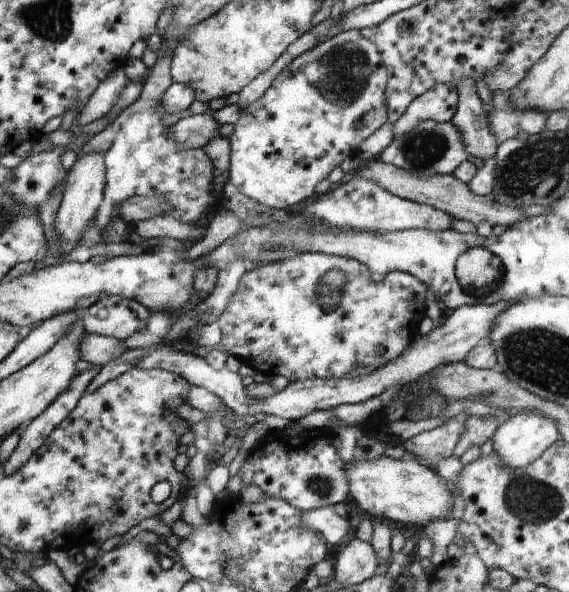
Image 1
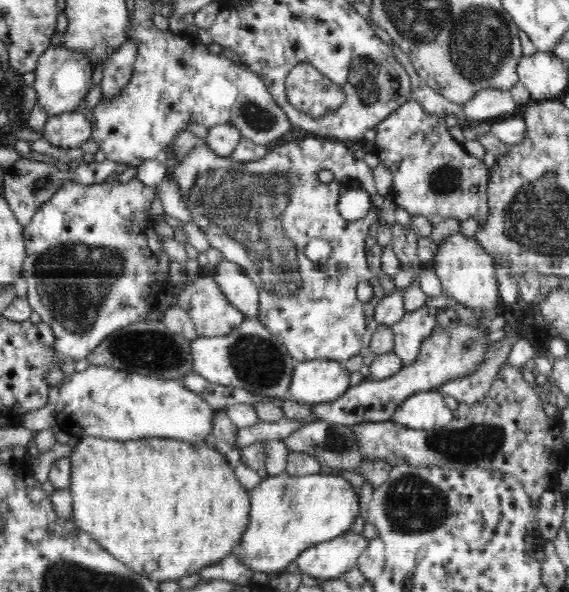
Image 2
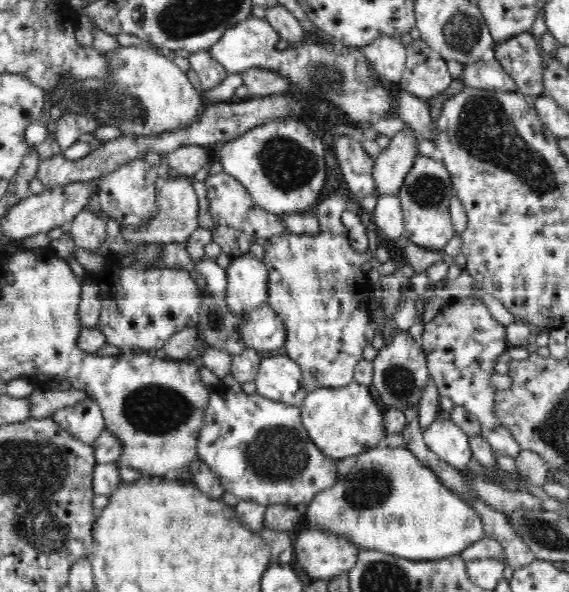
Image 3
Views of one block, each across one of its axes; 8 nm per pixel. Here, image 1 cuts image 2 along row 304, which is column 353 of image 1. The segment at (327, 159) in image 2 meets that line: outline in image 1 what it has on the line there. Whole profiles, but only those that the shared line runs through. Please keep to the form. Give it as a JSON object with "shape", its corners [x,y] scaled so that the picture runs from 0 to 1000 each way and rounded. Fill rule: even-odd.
{"shape":[[[525,427],[522,432],[510,432],[487,443],[475,443],[464,449],[439,453],[422,470],[417,493],[401,507],[395,524],[380,541],[390,559],[390,574],[385,583],[401,600],[413,601],[434,620],[445,627],[466,632],[482,639],[483,635],[499,635],[510,645],[527,645],[550,640],[605,640],[605,639],[636,639],[643,632],[654,632],[668,618],[682,615],[685,608],[703,603],[714,588],[726,581],[726,574],[736,569],[736,551],[750,534],[749,520],[749,488],[742,473],[728,470],[724,463],[705,458],[689,458],[678,463],[671,476],[654,476],[650,456],[624,438],[598,434],[592,431],[576,431],[569,427]],[[664,588],[675,588],[671,598],[664,598]]]}

